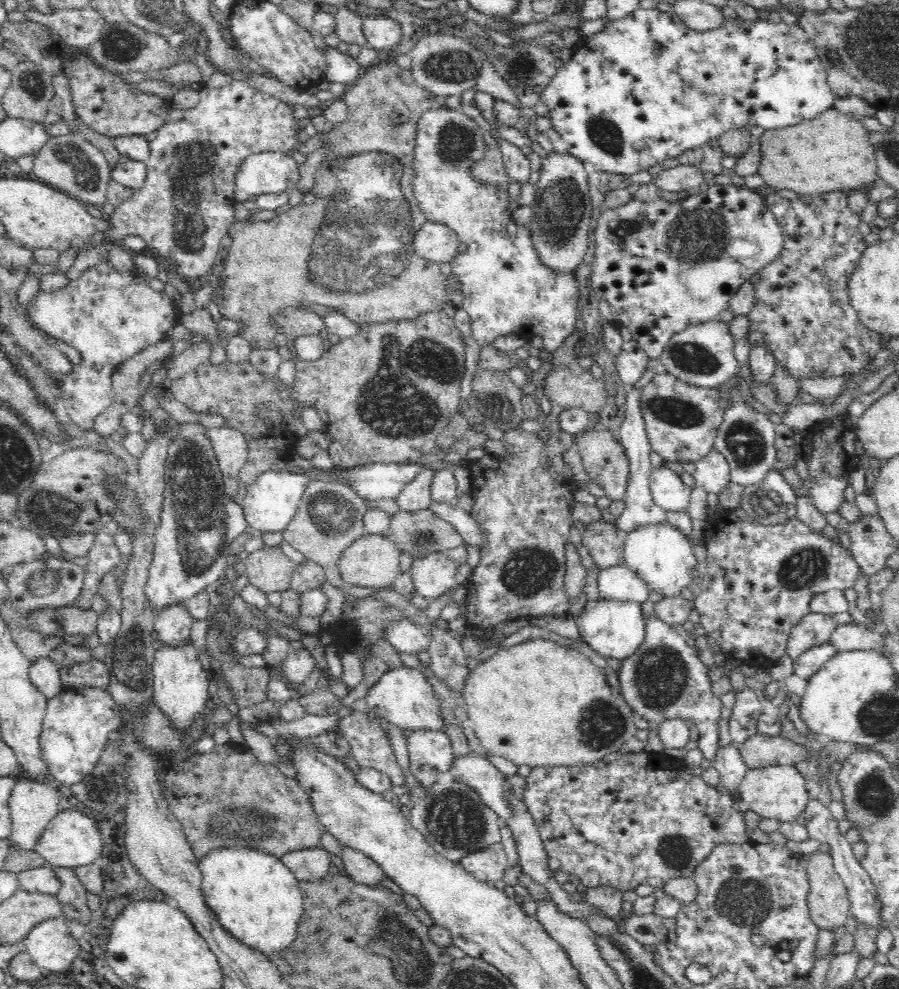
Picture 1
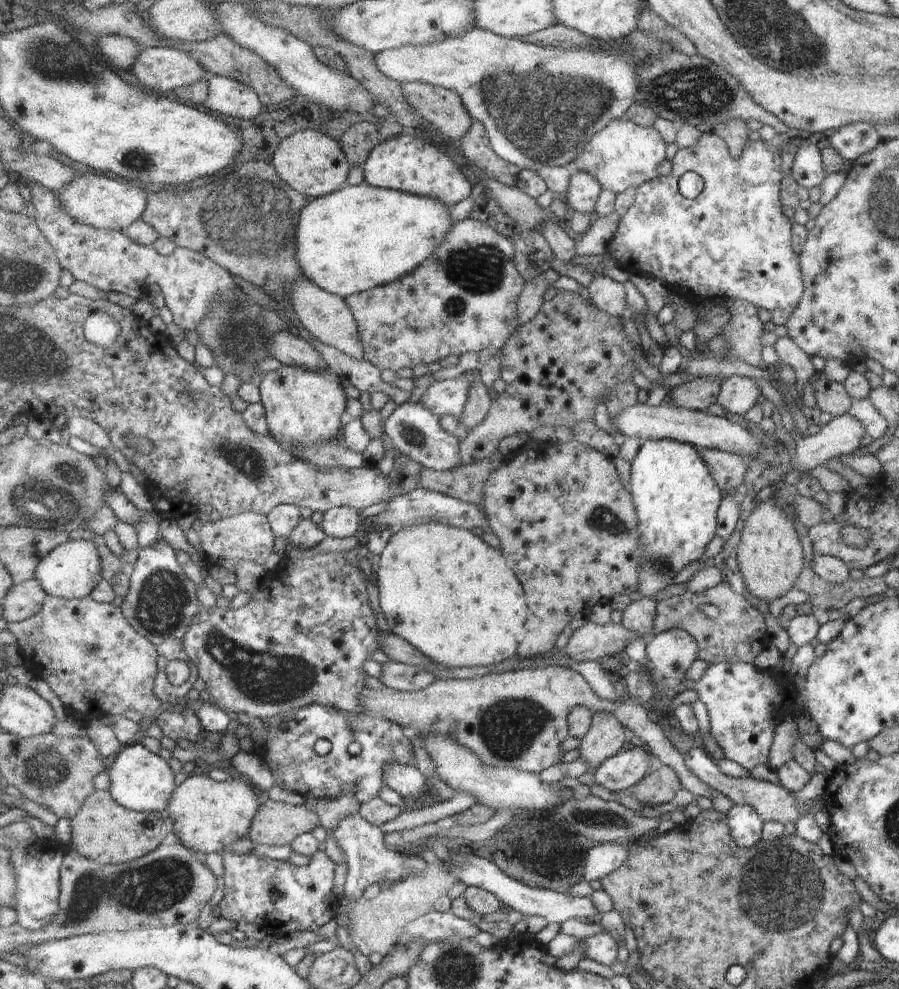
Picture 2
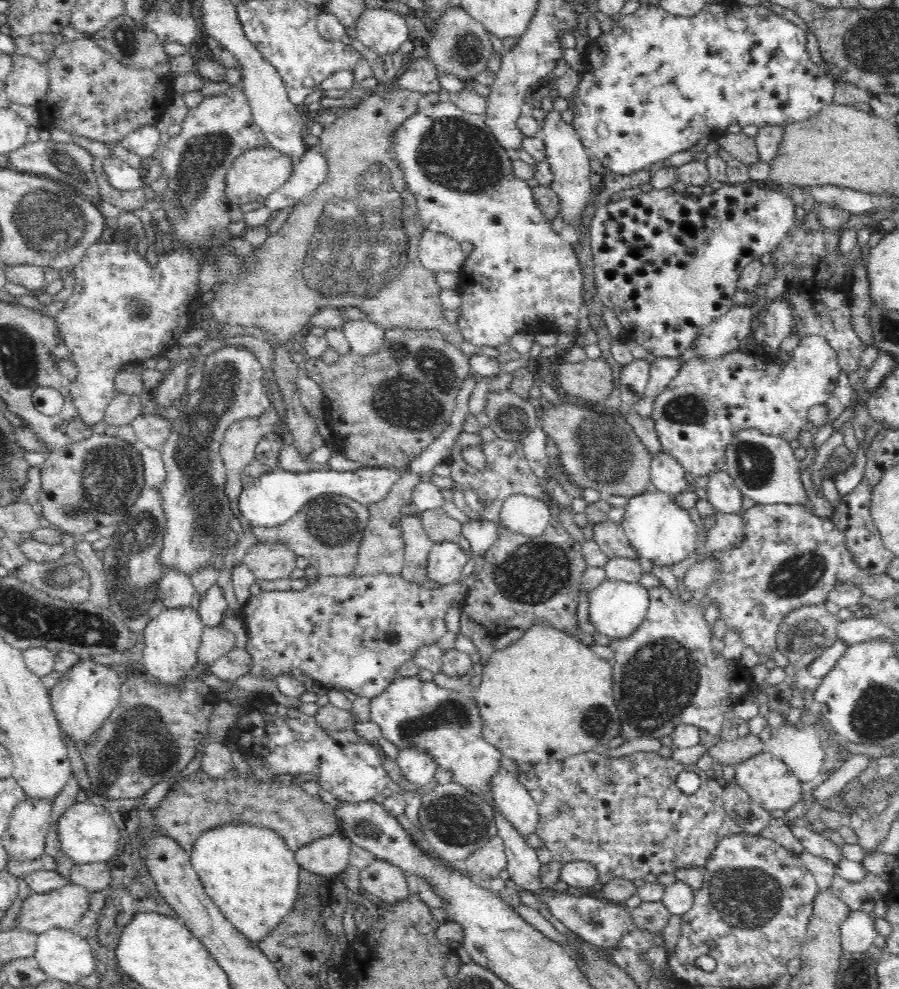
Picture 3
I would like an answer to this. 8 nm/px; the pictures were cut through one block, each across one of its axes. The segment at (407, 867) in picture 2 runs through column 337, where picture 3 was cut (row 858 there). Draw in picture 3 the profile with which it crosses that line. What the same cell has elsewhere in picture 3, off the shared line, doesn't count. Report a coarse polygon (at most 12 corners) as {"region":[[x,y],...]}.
{"region":[[792,826],[808,853],[834,866],[844,859],[842,848],[814,829]]}

